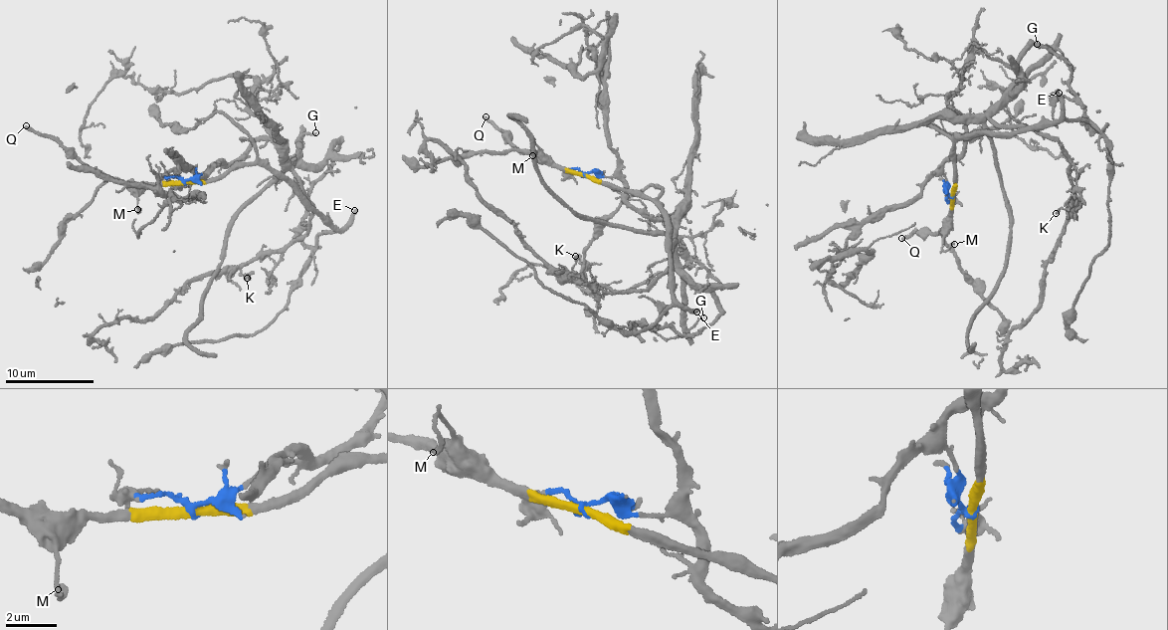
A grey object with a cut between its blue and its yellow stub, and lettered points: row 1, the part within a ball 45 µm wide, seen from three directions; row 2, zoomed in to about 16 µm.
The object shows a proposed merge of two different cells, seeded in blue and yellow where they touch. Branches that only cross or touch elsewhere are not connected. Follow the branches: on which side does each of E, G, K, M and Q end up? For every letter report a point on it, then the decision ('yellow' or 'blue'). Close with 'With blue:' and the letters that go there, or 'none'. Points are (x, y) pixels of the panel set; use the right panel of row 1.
E: at (1059, 93); yellow
G: at (1037, 44); blue
K: at (1056, 213); blue
M: at (954, 244); yellow
Q: at (901, 238); yellow
With blue: G, K

